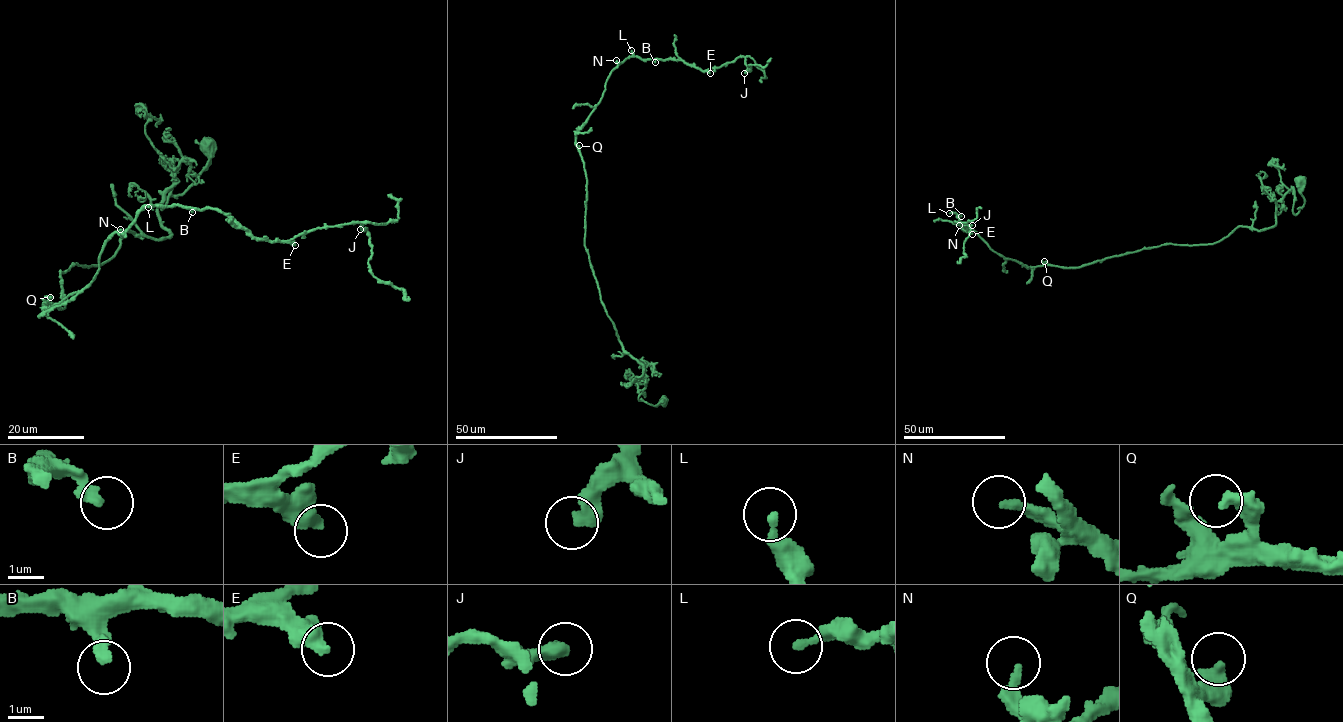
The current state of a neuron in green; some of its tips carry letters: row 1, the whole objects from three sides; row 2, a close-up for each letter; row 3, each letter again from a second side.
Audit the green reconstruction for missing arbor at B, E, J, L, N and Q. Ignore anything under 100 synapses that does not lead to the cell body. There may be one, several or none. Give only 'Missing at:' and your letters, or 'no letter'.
Missing at: E

